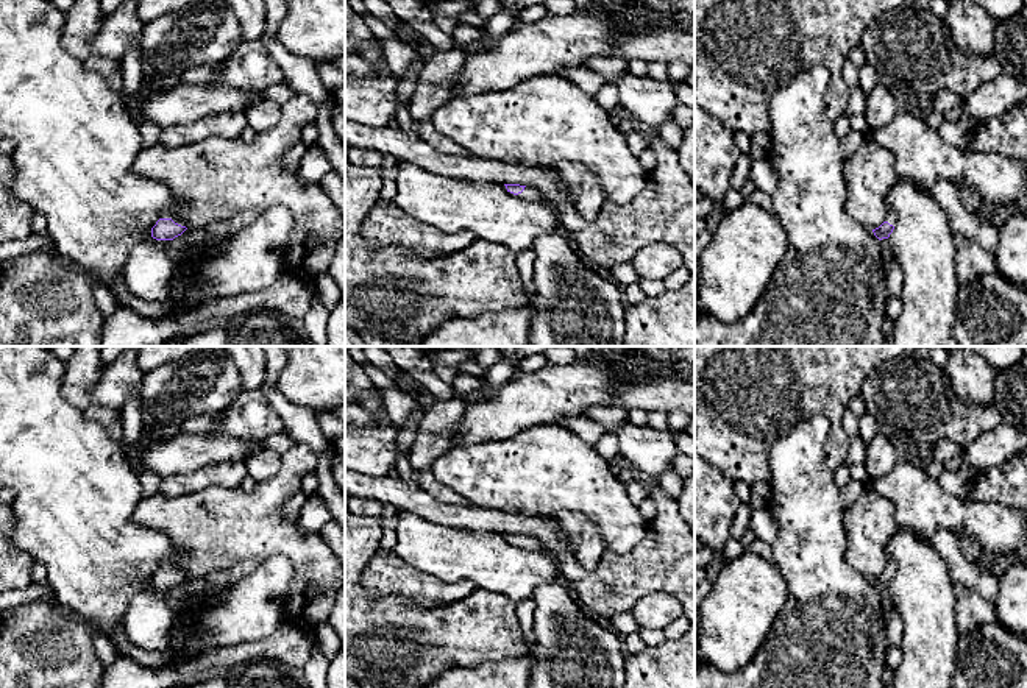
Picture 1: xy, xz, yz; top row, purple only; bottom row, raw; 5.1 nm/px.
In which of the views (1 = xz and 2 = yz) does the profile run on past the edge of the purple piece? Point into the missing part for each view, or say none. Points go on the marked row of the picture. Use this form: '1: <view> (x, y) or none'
1: none
2: none

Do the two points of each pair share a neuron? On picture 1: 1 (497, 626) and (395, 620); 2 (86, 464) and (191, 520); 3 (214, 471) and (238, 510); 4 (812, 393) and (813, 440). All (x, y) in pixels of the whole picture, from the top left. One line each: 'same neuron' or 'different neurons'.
1: same neuron
2: different neurons
3: different neurons
4: different neurons

